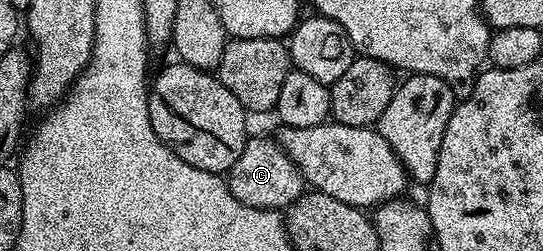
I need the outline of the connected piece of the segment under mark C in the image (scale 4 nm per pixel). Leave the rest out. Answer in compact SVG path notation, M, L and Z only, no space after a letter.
M248 138L245 149L241 149L241 157L233 161L225 178L229 193L233 193L237 201L257 209L269 209L270 211L286 209L305 193L303 174L299 172L295 162L283 152L282 147L274 138Z

